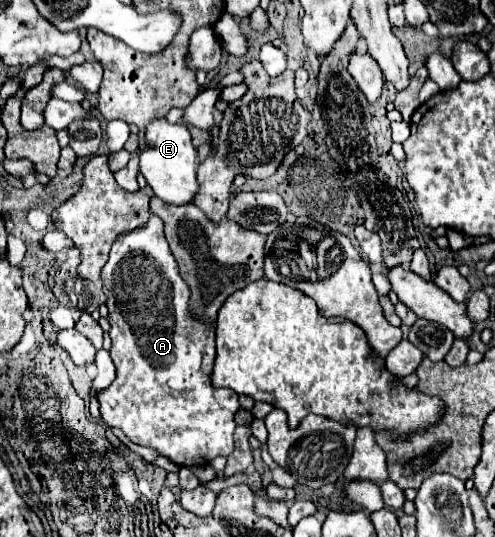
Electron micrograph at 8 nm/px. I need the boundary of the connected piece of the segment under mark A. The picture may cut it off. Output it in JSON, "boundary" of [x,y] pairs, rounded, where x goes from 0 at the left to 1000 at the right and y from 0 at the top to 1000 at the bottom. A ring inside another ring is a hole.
{"boundary":[[[305,402],[293,421],[244,436],[228,451],[204,521],[224,600],[220,626],[228,644],[220,655],[236,689],[228,715],[200,734],[200,764],[212,790],[244,801],[269,827],[317,838],[358,868],[418,868],[434,849],[463,849],[471,842],[475,767],[483,764],[479,734],[459,723],[426,723],[434,603],[406,603],[382,588],[382,536],[362,514],[321,402]]]}

